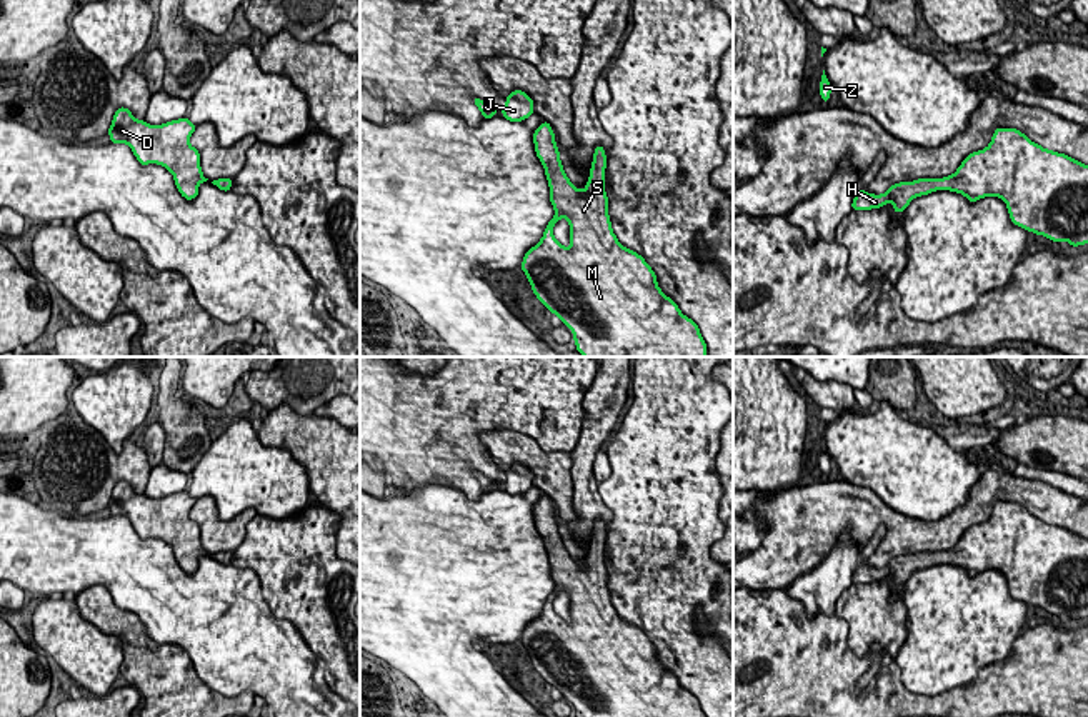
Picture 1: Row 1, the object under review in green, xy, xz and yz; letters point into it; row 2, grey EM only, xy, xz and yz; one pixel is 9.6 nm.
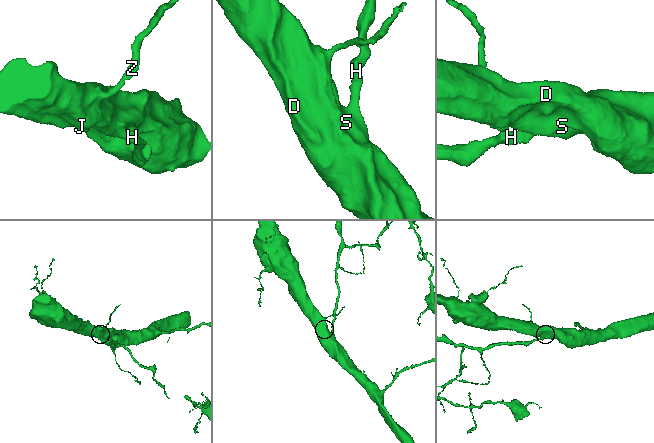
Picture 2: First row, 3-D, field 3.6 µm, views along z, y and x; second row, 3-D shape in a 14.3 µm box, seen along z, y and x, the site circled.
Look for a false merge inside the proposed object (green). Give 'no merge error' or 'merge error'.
no merge error

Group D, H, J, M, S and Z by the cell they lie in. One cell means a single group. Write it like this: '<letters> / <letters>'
D H J M S Z

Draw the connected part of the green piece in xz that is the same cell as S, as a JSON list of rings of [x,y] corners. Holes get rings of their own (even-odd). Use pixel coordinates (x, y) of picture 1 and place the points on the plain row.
[[[546,494],[533,505],[533,517],[545,542],[555,590],[520,640],[537,672],[573,705],[575,717],[705,717],[698,699],[660,664],[645,632],[623,620],[613,607],[605,565],[605,522],[596,519],[586,560],[578,564],[563,544]],[[563,590],[570,597],[568,622],[553,610],[553,600]]]

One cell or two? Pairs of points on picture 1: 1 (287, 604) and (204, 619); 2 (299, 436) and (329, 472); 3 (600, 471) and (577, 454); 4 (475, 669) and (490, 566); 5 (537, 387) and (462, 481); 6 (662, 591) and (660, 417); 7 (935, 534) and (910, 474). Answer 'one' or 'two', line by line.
1: two
2: one
3: two
4: one
5: one
6: one
7: two

